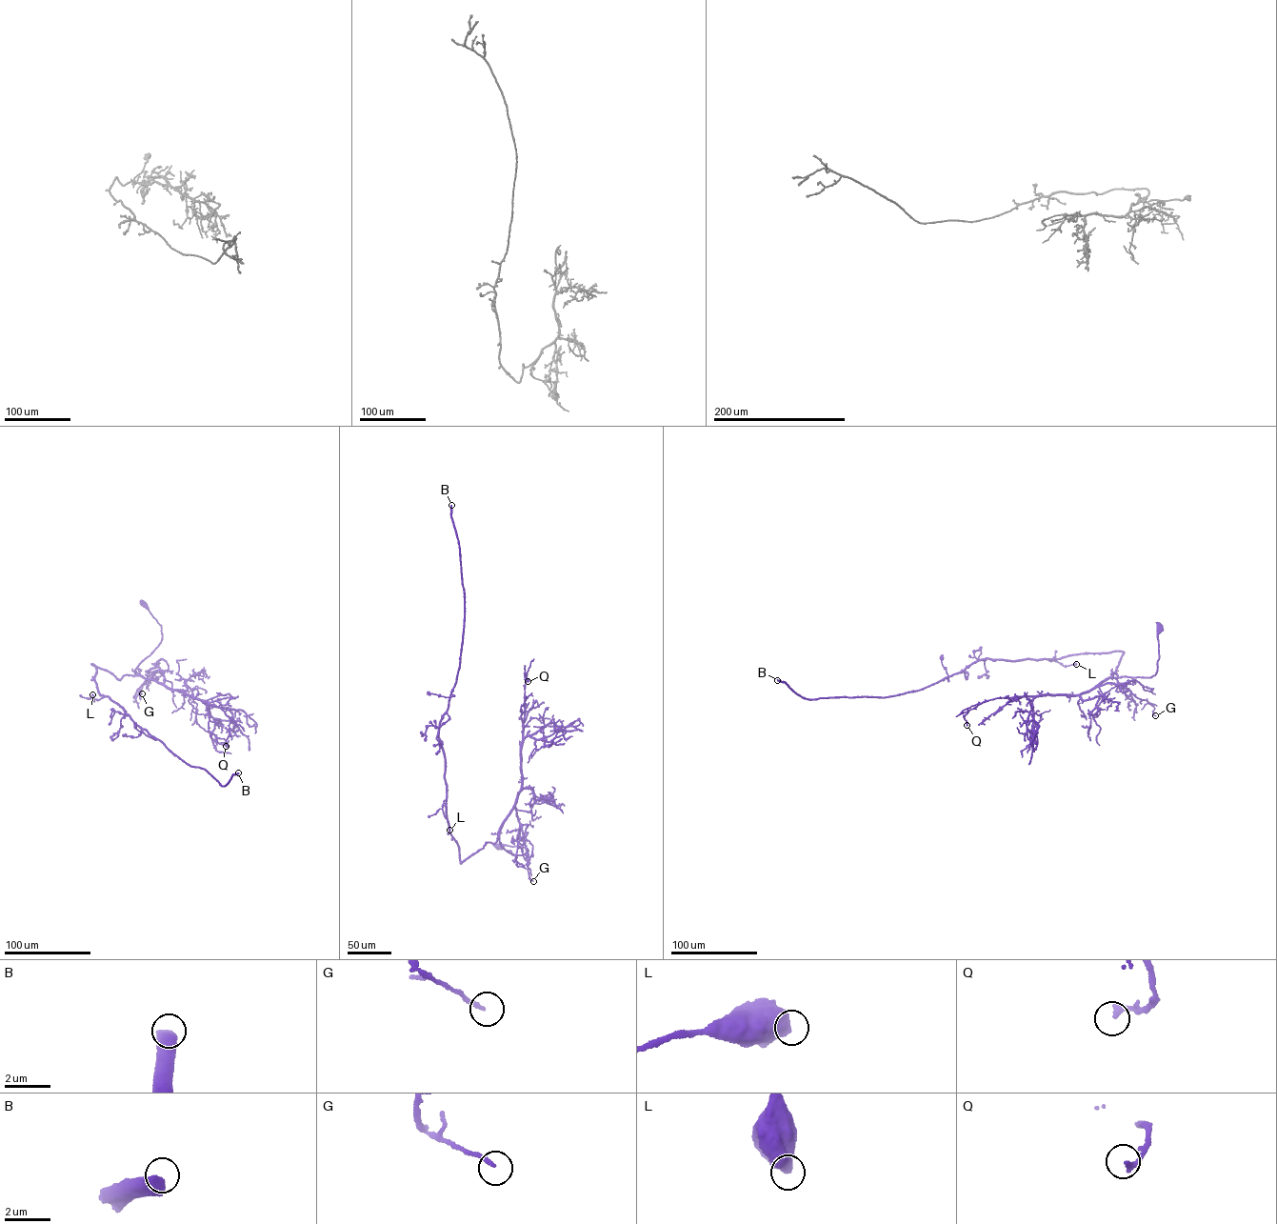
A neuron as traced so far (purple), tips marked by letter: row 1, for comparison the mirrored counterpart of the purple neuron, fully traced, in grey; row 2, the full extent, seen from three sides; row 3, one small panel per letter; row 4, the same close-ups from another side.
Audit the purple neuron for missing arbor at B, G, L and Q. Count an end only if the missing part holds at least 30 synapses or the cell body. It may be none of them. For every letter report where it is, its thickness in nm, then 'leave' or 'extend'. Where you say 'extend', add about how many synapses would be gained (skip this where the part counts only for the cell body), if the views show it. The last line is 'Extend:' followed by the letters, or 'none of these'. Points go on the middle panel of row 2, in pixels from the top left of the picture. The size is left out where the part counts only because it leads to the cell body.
B: place (451, 505); calibre 550 nm; extend; 550 synapses
G: place (533, 881); calibre 160 nm; leave
L: place (449, 830); calibre 750 nm; leave
Q: place (528, 681); calibre 220 nm; leave
Extend: B

